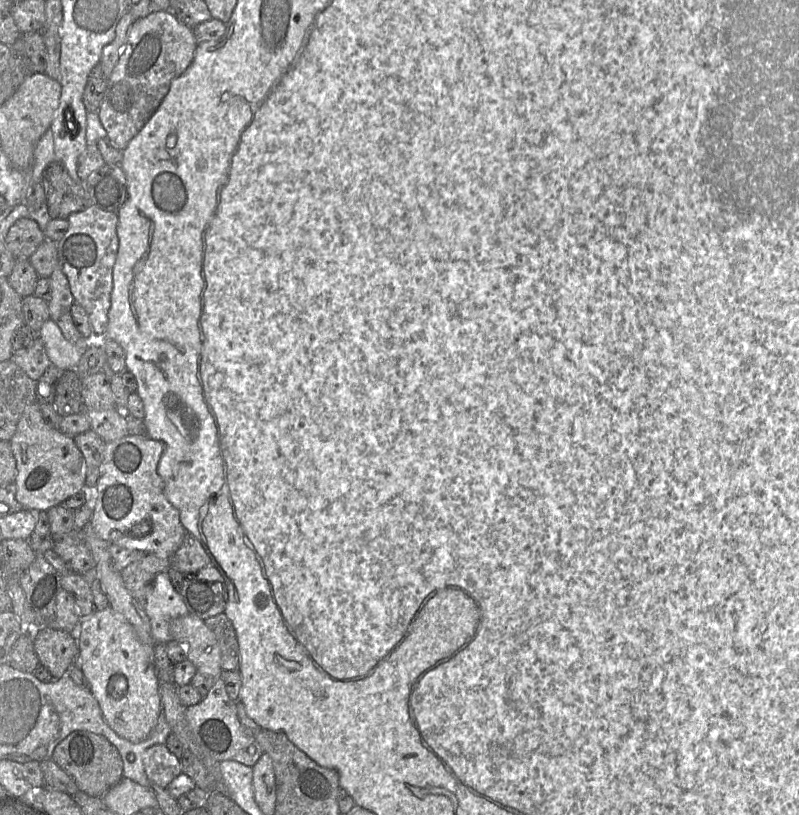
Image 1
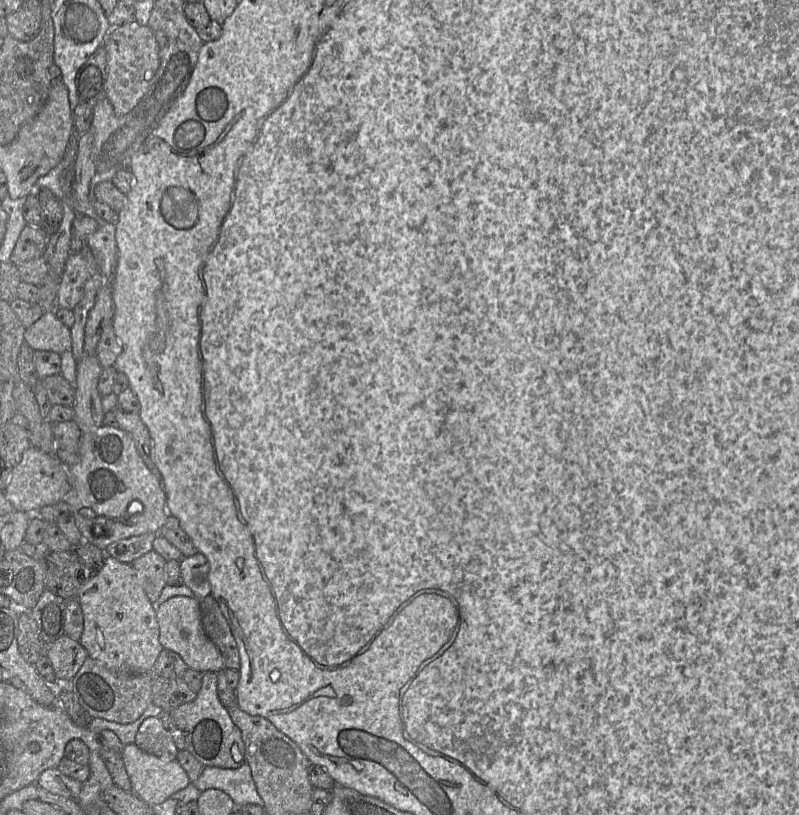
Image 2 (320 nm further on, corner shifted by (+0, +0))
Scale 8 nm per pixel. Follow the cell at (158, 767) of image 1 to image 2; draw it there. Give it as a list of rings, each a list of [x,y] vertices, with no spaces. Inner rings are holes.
[[[149,717],[143,721],[134,743],[144,752],[163,760],[175,760],[179,752],[159,717]]]

